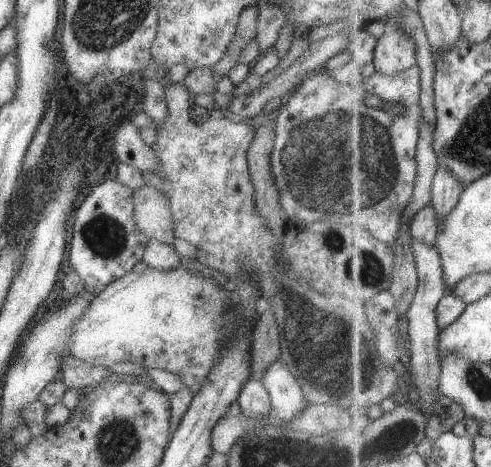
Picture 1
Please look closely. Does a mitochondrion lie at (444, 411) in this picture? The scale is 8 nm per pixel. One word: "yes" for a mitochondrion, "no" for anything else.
no

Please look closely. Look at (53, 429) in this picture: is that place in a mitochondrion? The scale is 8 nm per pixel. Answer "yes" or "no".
no

